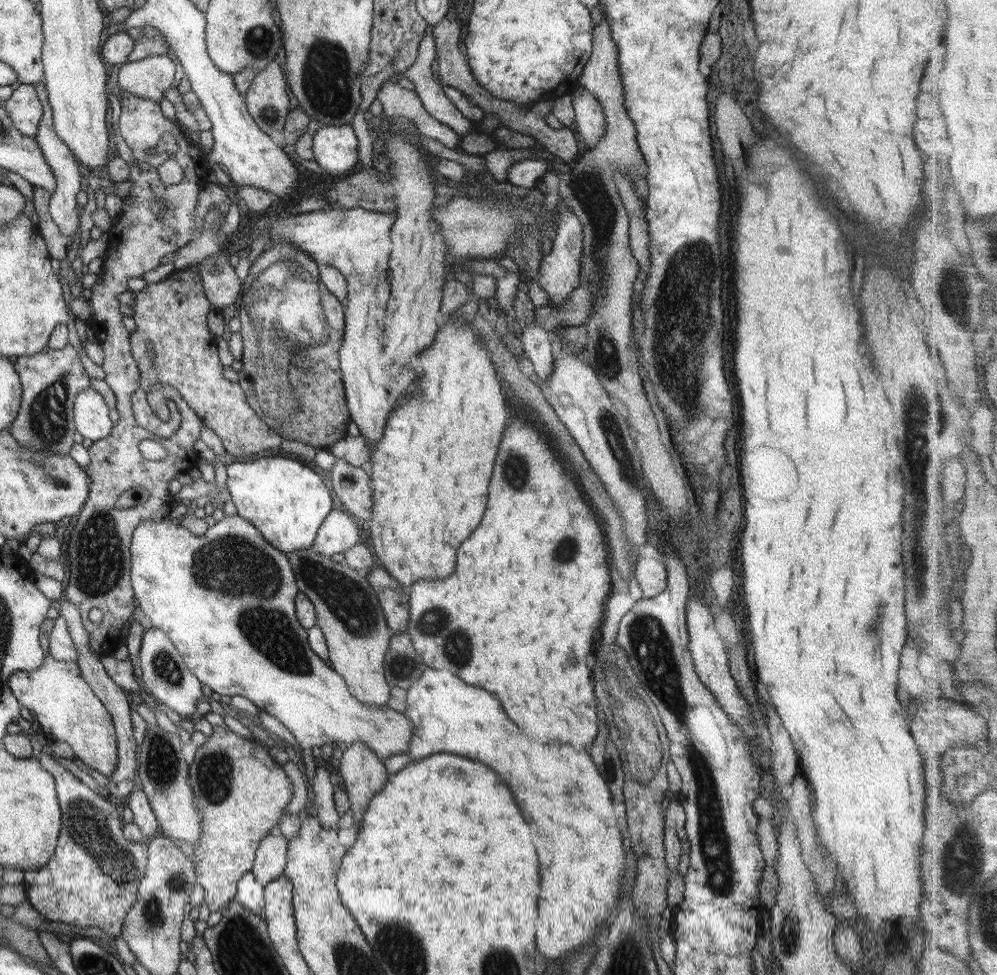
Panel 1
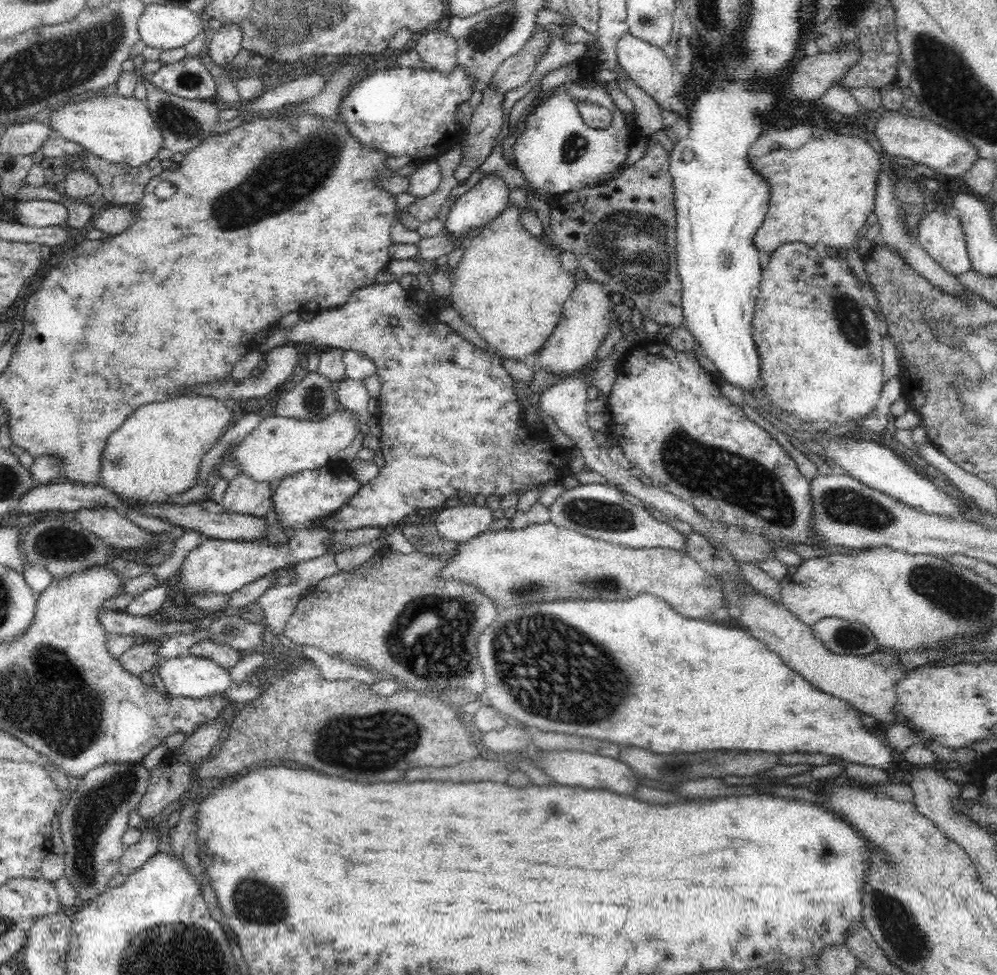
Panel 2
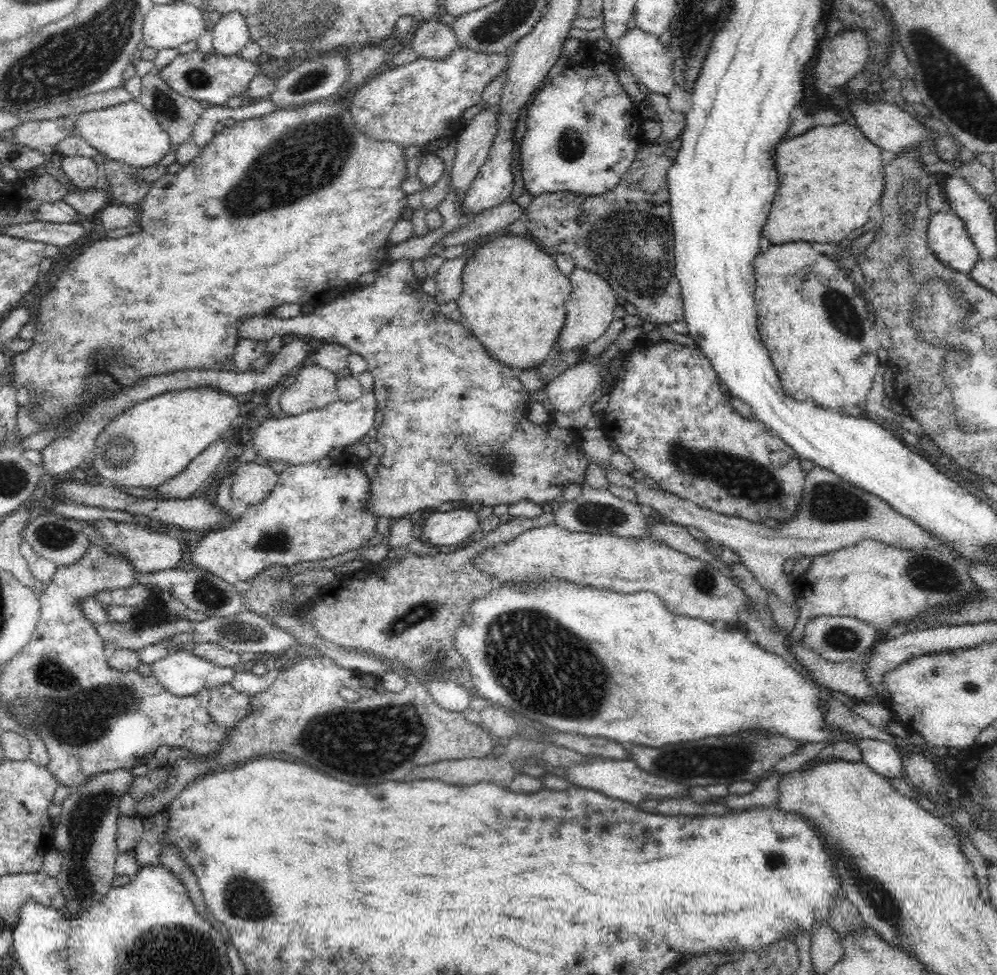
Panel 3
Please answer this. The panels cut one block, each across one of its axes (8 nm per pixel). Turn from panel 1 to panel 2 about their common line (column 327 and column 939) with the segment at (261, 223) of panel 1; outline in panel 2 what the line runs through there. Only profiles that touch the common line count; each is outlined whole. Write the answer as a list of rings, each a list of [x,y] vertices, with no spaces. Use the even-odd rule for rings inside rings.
[[[944,211],[926,212],[917,224],[915,237],[932,260],[951,275],[959,276],[971,270],[965,249],[963,228],[959,219],[948,216]]]

